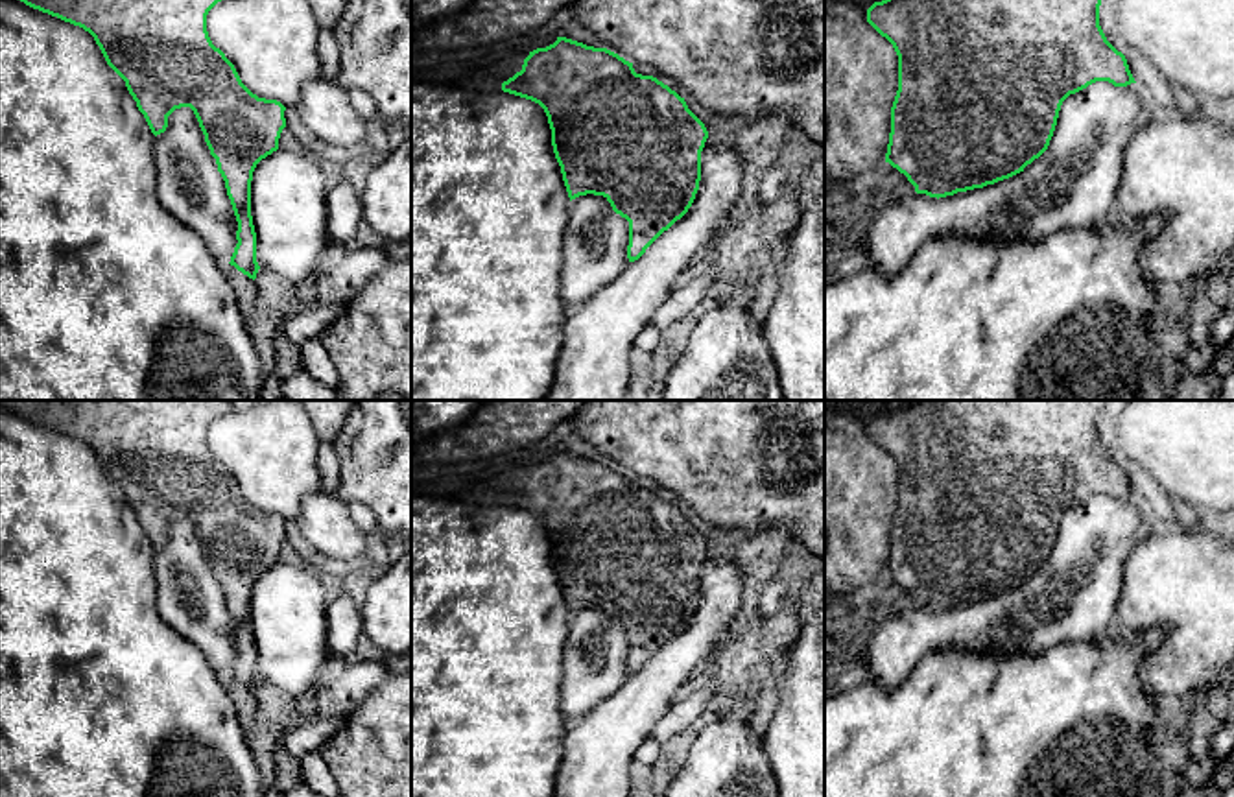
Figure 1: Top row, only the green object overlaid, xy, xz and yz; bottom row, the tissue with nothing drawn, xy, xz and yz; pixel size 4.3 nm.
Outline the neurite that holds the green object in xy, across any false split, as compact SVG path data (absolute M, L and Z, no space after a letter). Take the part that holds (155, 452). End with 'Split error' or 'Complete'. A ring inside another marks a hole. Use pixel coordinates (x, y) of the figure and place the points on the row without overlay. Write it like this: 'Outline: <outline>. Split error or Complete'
Outline: M11 400L9 410L89 445L107 478L125 494L151 546L166 544L168 529L190 520L216 572L238 644L231 679L256 692L256 646L251 629L251 594L256 577L279 563L286 520L253 507L234 478L207 445L207 428L232 410L229 400Z. Complete

